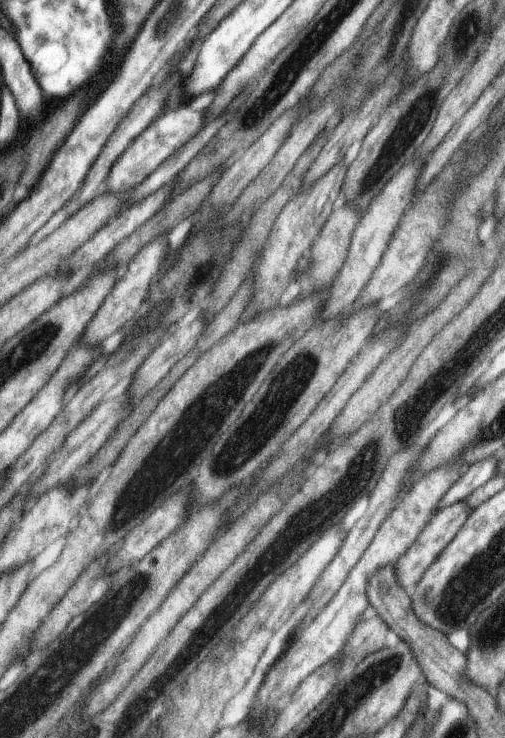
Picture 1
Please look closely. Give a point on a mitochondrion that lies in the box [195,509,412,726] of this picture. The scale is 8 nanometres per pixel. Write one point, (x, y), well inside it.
(228, 650)

